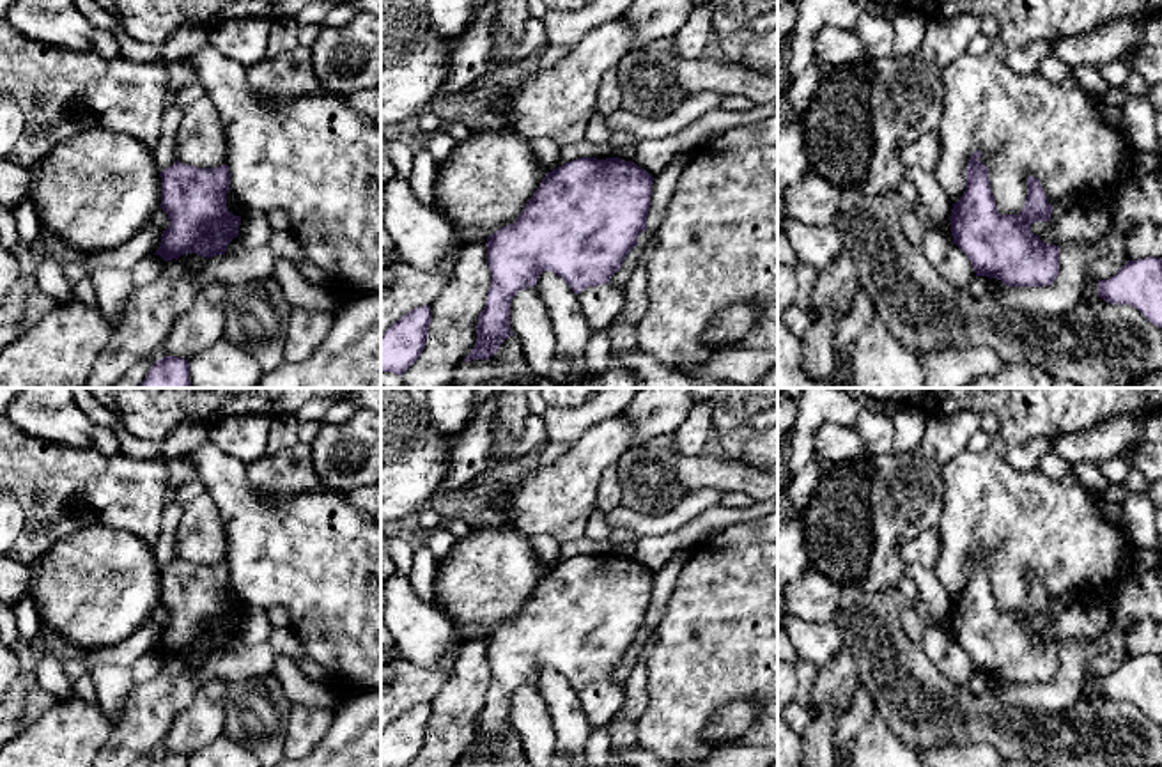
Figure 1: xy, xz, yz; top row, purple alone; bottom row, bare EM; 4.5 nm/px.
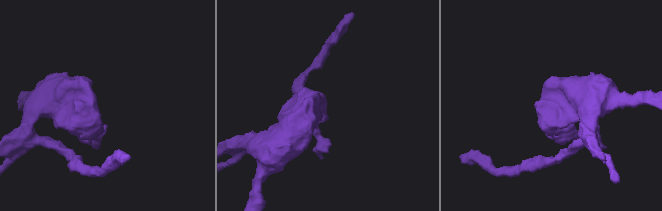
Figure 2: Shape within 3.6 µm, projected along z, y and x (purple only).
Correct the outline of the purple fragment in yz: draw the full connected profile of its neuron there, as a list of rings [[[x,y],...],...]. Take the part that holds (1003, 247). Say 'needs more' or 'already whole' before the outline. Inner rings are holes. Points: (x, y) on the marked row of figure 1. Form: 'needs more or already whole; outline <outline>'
already whole; outline [[[980,151],[972,152],[965,168],[965,191],[951,209],[953,243],[967,255],[976,276],[997,278],[1008,287],[1050,285],[1059,275],[1059,246],[1043,243],[1031,232],[1034,221],[1049,221],[1052,213],[1040,181],[1027,177],[1027,197],[1020,213],[1001,214],[990,190],[988,168],[980,158]]]

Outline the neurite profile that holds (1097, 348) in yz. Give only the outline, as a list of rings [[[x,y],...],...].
[[[863,184],[847,186],[841,188],[833,227],[840,232],[877,314],[903,345],[916,353],[987,345],[1004,363],[1033,363],[1081,388],[1128,388],[1162,370],[1162,328],[1130,305],[1105,303],[1098,308],[1081,301],[1068,314],[1045,315],[1004,306],[994,294],[976,299],[965,287],[953,287],[926,260],[923,250],[909,243],[900,225],[902,207],[895,191],[866,195]]]

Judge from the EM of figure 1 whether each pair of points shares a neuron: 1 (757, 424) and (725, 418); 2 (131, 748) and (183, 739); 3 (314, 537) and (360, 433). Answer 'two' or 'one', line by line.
1: two
2: two
3: two

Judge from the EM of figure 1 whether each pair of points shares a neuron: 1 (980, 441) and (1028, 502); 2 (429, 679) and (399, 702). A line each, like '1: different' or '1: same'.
1: different
2: same

